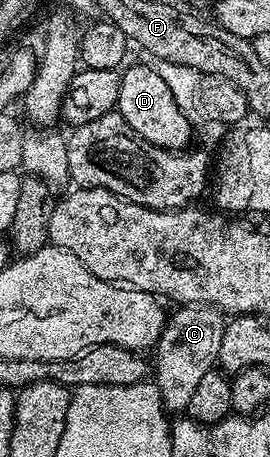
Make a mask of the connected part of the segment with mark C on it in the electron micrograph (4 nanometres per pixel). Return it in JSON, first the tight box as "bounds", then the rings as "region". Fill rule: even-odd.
{"bounds":[153,305,224,412],"region":[[[183,305],[175,309],[175,312],[170,312],[161,337],[153,348],[153,382],[168,412],[186,412],[201,377],[205,377],[205,373],[216,366],[224,326],[224,312],[214,305]]]}

